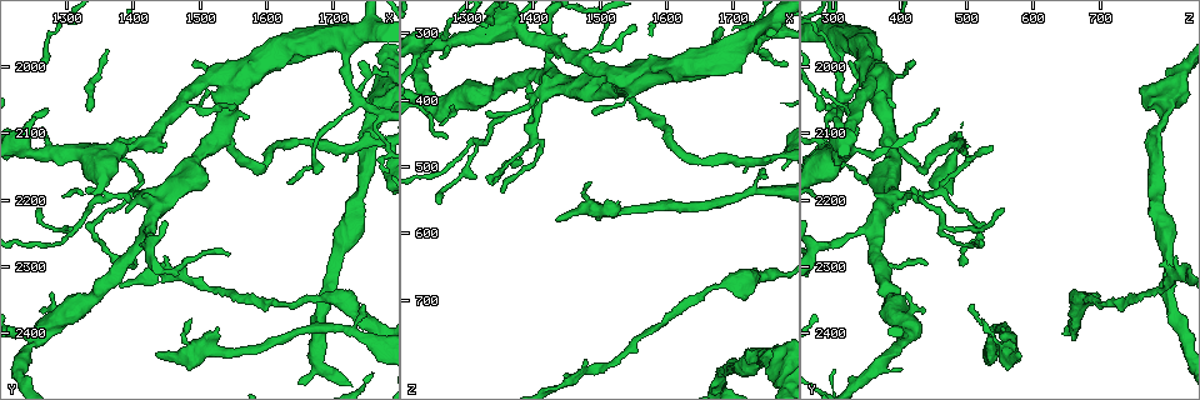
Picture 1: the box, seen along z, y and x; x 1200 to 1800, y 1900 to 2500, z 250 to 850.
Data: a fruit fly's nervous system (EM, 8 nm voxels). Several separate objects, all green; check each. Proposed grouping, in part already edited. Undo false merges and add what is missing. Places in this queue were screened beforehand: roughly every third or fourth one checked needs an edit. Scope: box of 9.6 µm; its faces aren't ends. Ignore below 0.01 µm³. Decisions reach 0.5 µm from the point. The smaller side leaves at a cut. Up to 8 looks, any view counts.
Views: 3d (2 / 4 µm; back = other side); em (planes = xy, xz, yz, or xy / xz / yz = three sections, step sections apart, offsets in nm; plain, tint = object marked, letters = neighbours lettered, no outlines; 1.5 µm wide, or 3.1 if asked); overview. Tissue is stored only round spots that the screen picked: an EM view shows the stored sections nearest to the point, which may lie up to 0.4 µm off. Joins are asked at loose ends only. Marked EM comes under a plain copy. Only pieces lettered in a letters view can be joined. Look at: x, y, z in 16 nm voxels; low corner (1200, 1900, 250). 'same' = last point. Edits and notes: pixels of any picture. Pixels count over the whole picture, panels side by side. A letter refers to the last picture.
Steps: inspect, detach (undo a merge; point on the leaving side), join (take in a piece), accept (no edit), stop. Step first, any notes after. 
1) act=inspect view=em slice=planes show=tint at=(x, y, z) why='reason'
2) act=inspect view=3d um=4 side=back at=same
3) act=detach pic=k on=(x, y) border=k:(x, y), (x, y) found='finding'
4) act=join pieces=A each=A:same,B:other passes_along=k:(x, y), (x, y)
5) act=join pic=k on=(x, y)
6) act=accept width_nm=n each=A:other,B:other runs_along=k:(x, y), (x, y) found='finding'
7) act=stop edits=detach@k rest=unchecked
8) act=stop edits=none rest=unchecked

act=inspect view=3d um=2 at=(1435, 2435, 580) why='branch stops here'

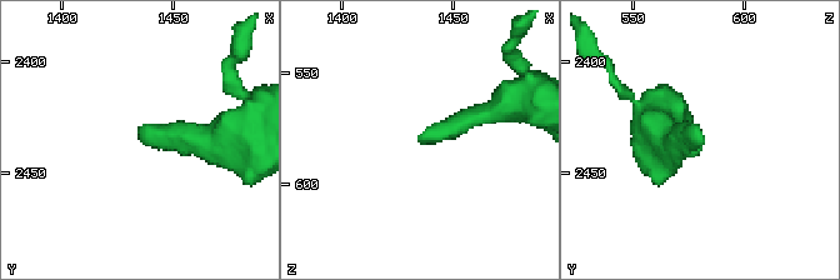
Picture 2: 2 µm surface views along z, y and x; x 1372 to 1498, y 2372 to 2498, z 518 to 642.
act=inspect view=em slice=yz step=8 show=letters at=(1436, 2435, 582) why='shape alone is not enough'

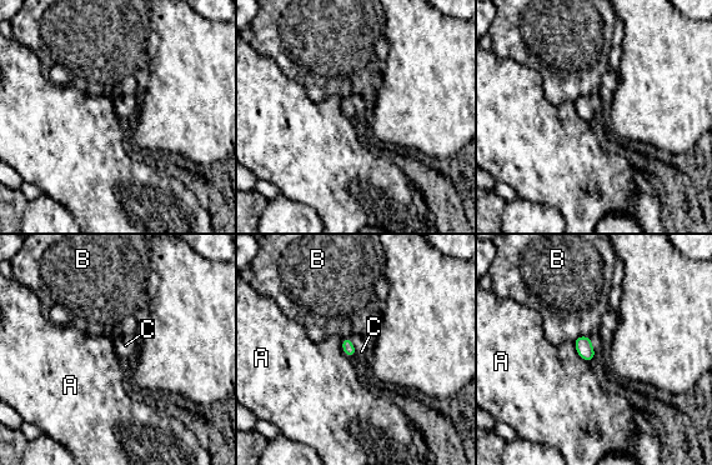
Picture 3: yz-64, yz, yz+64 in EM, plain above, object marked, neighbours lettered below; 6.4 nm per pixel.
act=join pieces=C longest_contact=A:160nm each=A:other,B:other,C:same passes_along=3:(347, 346), (355, 353), (361, 351) found='the neuron continues'

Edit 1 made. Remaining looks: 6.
act=inspect view=overview

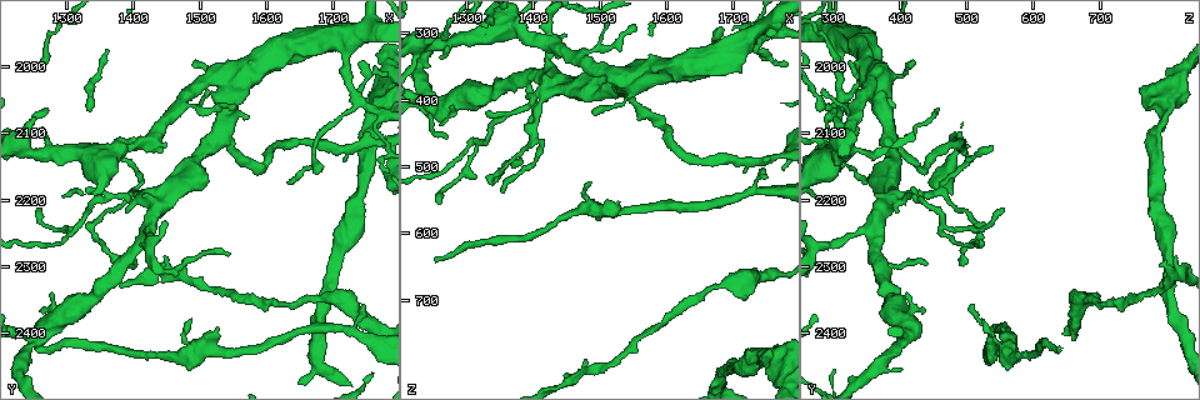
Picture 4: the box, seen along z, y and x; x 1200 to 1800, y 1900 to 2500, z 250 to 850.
act=inspect view=3d um=4 side=back at=(1590, 2155, 435) why='abrupt turn'

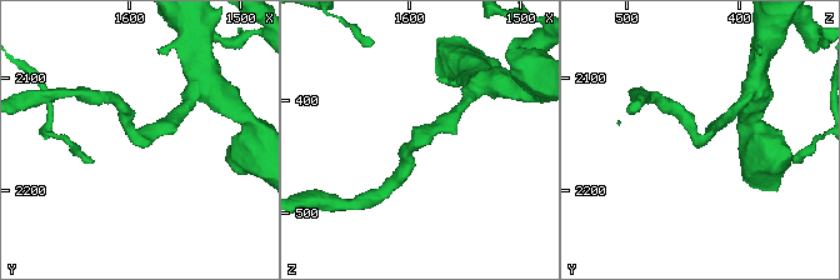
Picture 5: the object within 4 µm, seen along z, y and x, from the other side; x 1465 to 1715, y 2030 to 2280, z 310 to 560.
act=inspect view=em slice=xz step=4 show=letters at=(1586, 2156, 436) why='need the tissue'

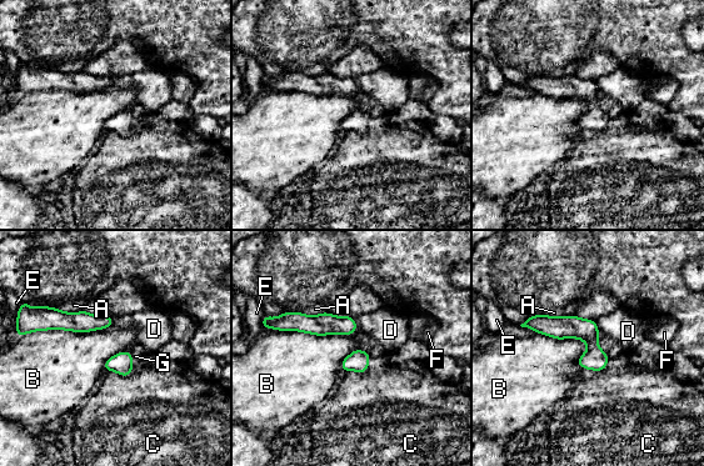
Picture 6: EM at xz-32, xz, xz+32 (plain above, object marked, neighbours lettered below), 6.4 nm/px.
act=accept longest_contact=B:650nm each=A:other,B:other,C:other,D:other,E:other,F:other,G:other runs_along=6:(109, 320), (31, 321), (20, 332) found='one neuron here'

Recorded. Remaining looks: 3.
act=inspect view=em slice=yz step=8 show=tint at=(1265, 2090, 335) why='free end'

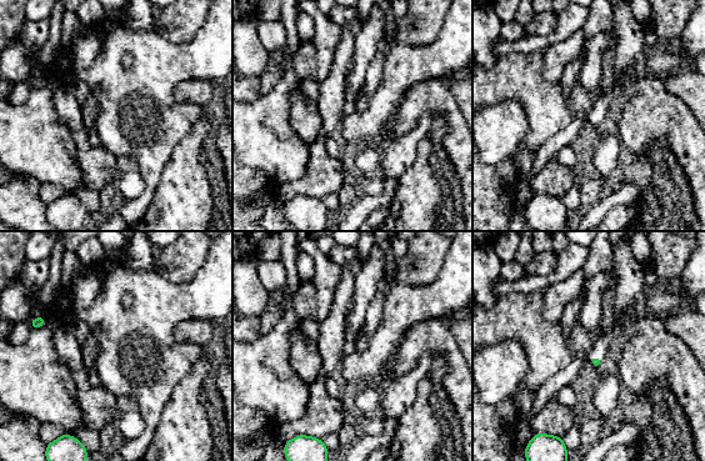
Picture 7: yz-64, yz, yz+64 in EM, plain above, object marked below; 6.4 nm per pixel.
act=inspect view=em slice=planes show=letters at=same why='another direction'

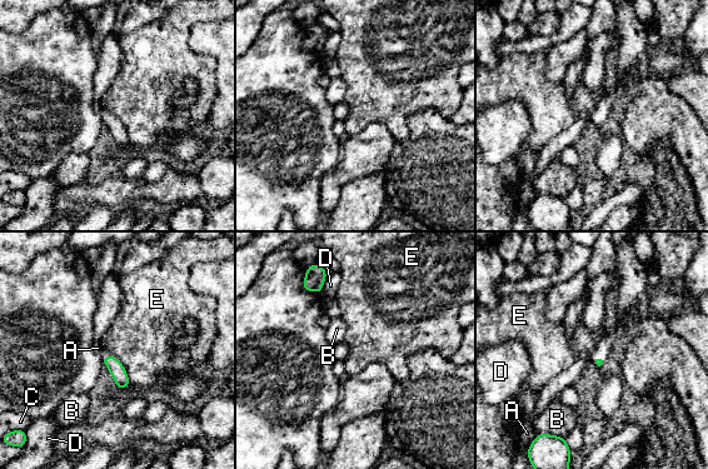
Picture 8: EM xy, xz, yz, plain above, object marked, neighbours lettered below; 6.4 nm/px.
act=accept each=A:other,B:other,C:other,D:other,E:other border=8:(109, 354), (123, 365), (130, 383) found='no lettered piece goes on from it'

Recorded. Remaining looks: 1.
act=stop edits=join@3 rest=unchecked

